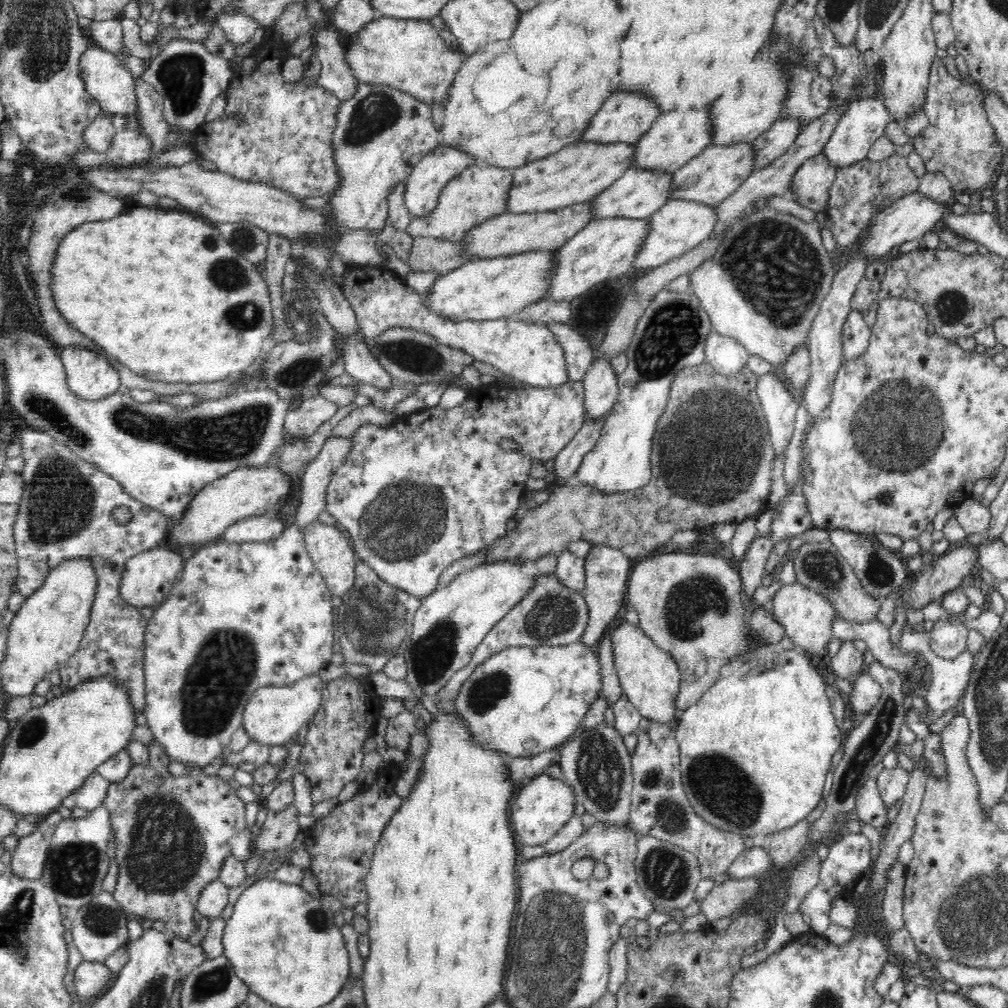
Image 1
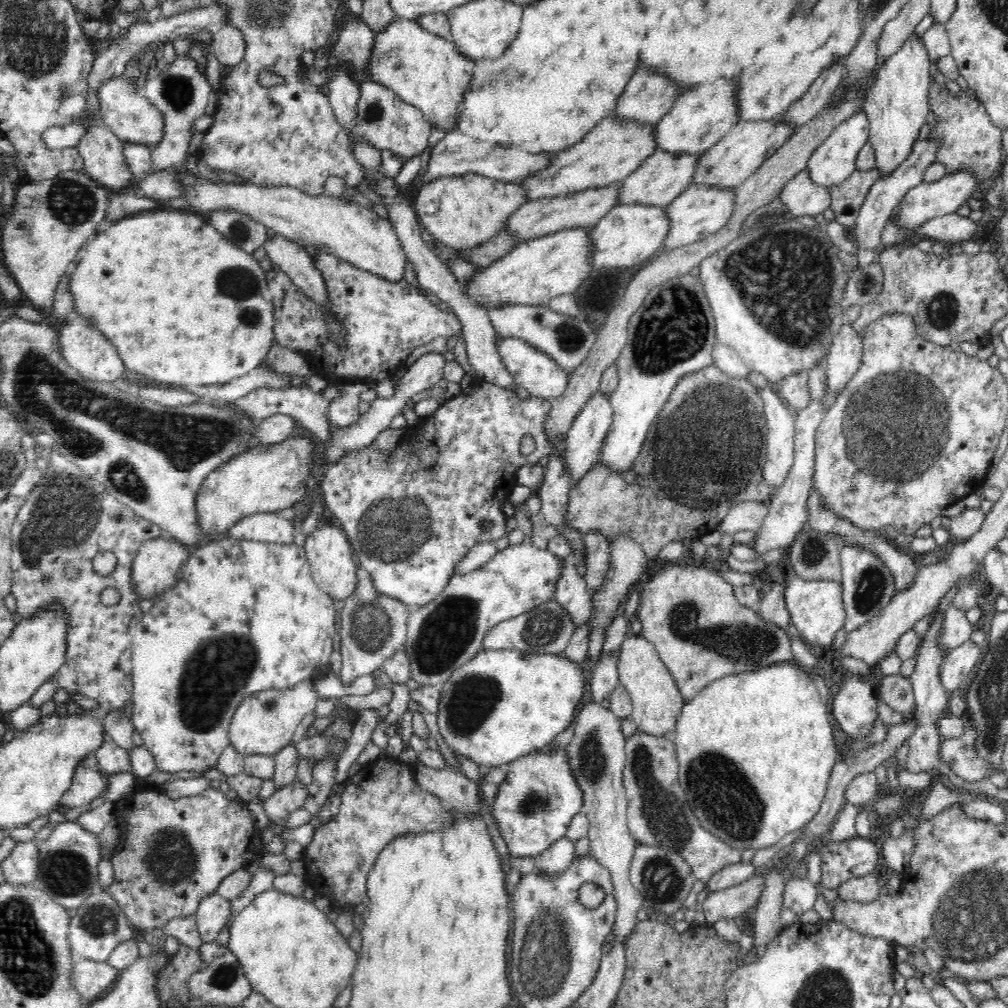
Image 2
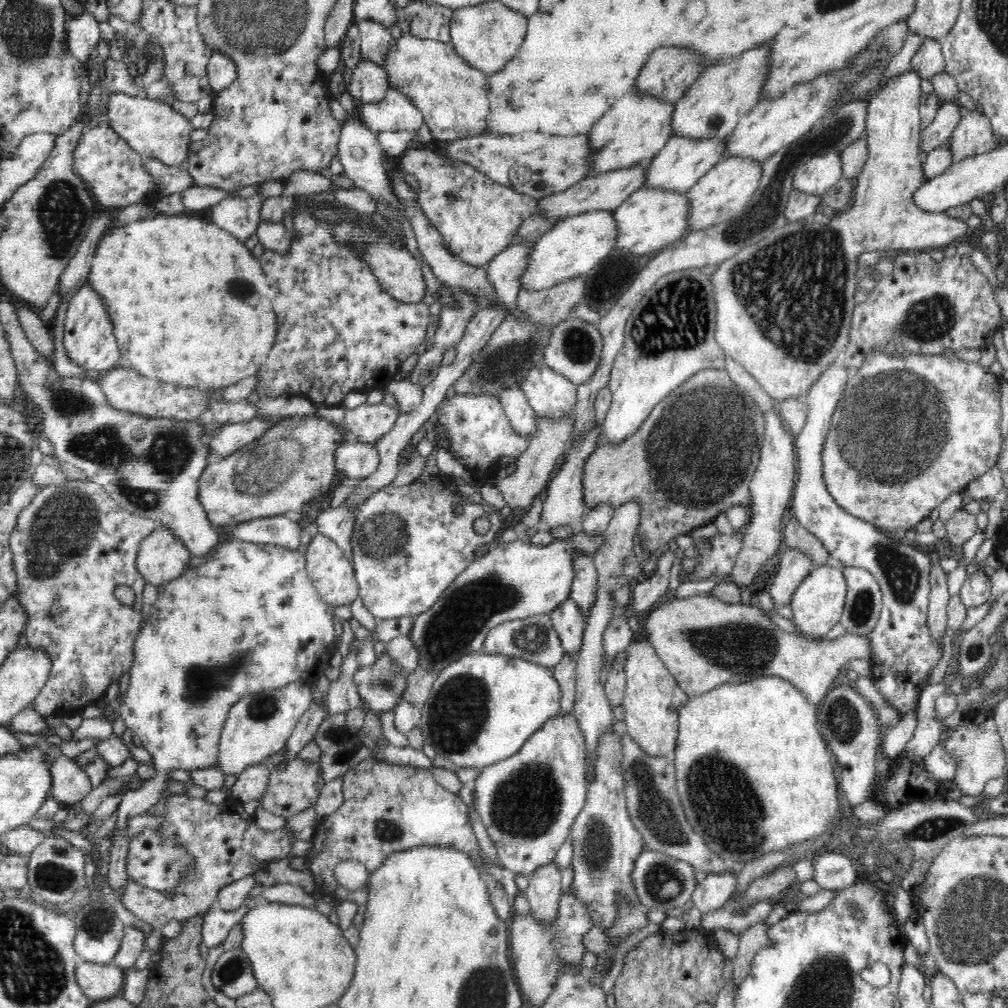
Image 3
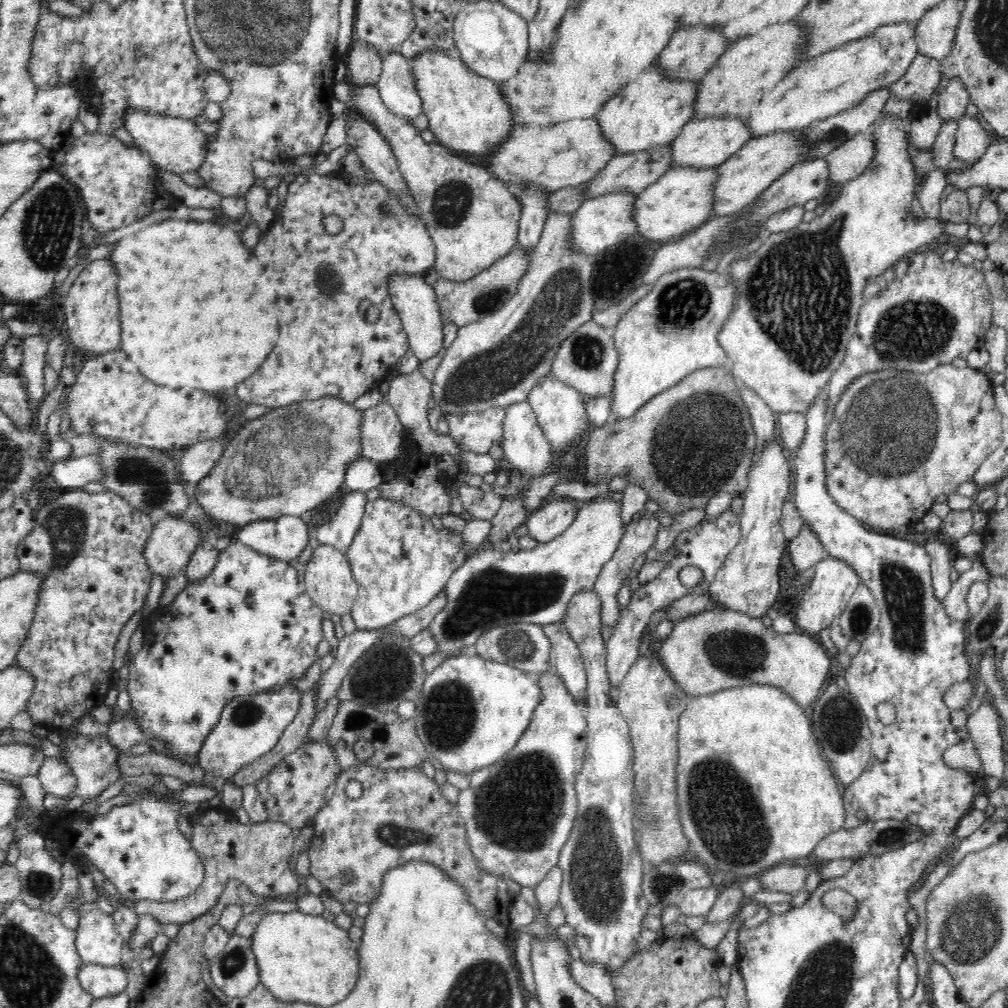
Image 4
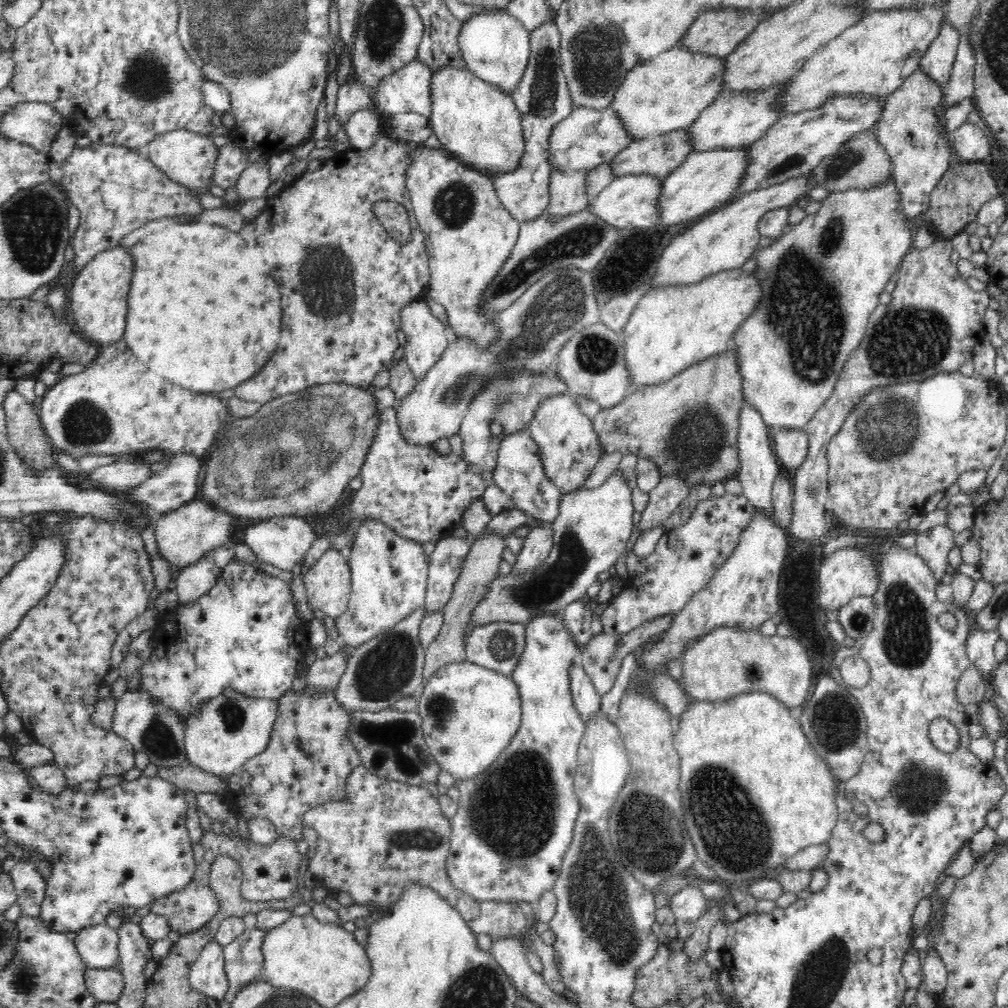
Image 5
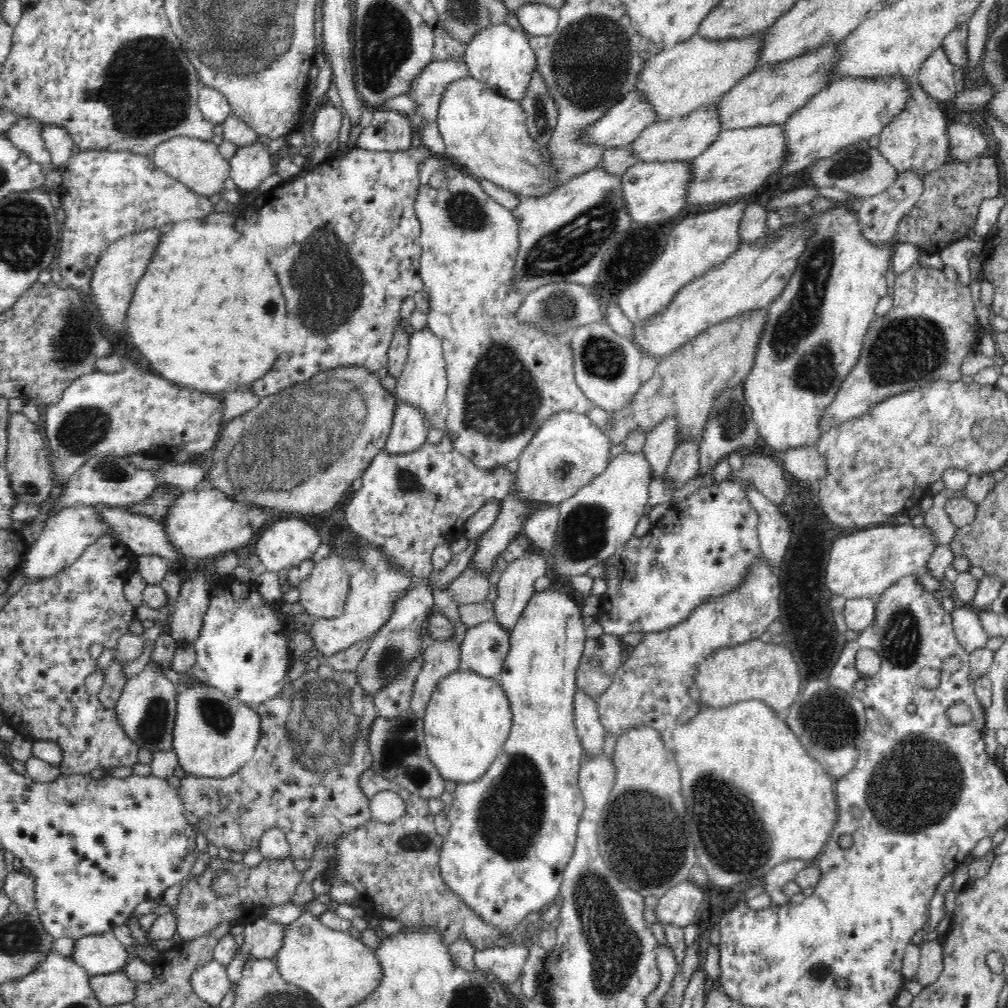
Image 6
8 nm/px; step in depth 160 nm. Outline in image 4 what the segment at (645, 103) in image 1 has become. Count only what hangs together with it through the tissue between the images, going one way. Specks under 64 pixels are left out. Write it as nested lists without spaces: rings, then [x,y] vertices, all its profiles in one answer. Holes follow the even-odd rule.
[[[692,26],[692,30],[678,30],[670,42],[662,49],[656,63],[662,67],[663,74],[670,75],[671,78],[683,80],[700,80],[722,56],[730,46],[724,34],[718,34],[714,30],[704,30],[702,26]]]

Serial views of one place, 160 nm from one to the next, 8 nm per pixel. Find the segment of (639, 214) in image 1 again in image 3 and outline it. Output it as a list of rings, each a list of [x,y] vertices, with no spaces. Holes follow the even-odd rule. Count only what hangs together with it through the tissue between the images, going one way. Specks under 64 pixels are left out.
[[[672,136],[664,149],[646,164],[648,180],[644,186],[660,188],[662,191],[687,192],[722,160],[726,145],[727,143],[722,139],[690,139],[684,136]]]

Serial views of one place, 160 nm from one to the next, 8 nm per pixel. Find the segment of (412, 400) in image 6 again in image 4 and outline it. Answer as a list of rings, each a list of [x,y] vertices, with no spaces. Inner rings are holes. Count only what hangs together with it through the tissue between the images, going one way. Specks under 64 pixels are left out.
[[[400,273],[399,276],[391,278],[388,285],[388,292],[393,307],[396,309],[404,332],[408,337],[408,348],[416,355],[418,361],[423,362],[432,358],[440,349],[443,348],[444,331],[437,296],[432,285],[424,281],[424,276],[408,275]]]

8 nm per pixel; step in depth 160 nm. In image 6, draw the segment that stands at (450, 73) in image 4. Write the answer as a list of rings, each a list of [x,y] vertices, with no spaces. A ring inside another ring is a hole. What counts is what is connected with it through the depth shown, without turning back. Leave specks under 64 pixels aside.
[[[470,75],[455,80],[446,88],[437,110],[438,131],[444,141],[445,158],[475,178],[484,178],[501,190],[516,194],[517,198],[546,198],[552,190],[560,188],[558,168],[549,147],[532,139],[527,128],[527,116],[518,101],[503,97],[484,82]]]

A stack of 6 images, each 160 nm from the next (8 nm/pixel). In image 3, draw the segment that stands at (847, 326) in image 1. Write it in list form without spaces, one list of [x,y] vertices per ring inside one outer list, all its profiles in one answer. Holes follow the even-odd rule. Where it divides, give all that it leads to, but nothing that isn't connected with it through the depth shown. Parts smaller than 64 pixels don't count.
[[[831,364],[811,386],[806,394],[807,418],[803,429],[795,436],[797,454],[795,487],[789,514],[816,538],[822,541],[828,556],[837,558],[844,566],[866,569],[878,583],[883,596],[880,619],[868,636],[872,650],[871,662],[874,686],[884,700],[898,714],[908,714],[917,708],[918,693],[930,676],[930,670],[941,660],[942,646],[932,640],[932,630],[926,626],[926,610],[931,593],[930,570],[932,557],[924,555],[910,544],[896,544],[890,536],[873,524],[852,516],[834,500],[823,479],[822,449],[831,425],[835,408],[841,402],[843,392],[852,372],[846,365]]]

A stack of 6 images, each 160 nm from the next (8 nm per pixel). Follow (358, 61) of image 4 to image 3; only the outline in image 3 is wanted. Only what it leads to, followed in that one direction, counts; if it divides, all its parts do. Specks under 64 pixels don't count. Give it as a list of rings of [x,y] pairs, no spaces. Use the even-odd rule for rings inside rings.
[[[358,21],[361,38],[360,59],[376,63],[383,68],[388,52],[388,45],[392,40],[390,28],[386,25],[376,24],[376,21]]]

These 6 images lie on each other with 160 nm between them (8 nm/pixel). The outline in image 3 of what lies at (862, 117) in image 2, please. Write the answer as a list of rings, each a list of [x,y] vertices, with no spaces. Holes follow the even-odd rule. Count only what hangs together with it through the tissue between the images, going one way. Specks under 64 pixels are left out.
[[[829,150],[815,155],[794,172],[793,190],[822,197],[843,177],[841,152]]]

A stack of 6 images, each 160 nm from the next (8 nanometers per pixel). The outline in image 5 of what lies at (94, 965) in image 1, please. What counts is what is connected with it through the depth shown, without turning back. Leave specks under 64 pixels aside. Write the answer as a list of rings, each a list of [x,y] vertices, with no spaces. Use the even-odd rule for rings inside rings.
[[[118,968],[86,969],[85,985],[98,1003],[115,1003],[123,993],[123,974]]]

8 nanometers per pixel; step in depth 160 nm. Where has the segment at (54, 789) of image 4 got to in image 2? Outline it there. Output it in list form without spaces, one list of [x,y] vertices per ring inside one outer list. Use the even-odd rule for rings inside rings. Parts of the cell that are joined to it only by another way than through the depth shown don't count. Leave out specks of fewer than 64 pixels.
[[[80,764],[72,772],[72,784],[60,798],[60,804],[68,808],[86,807],[107,787],[104,777],[96,769]]]

